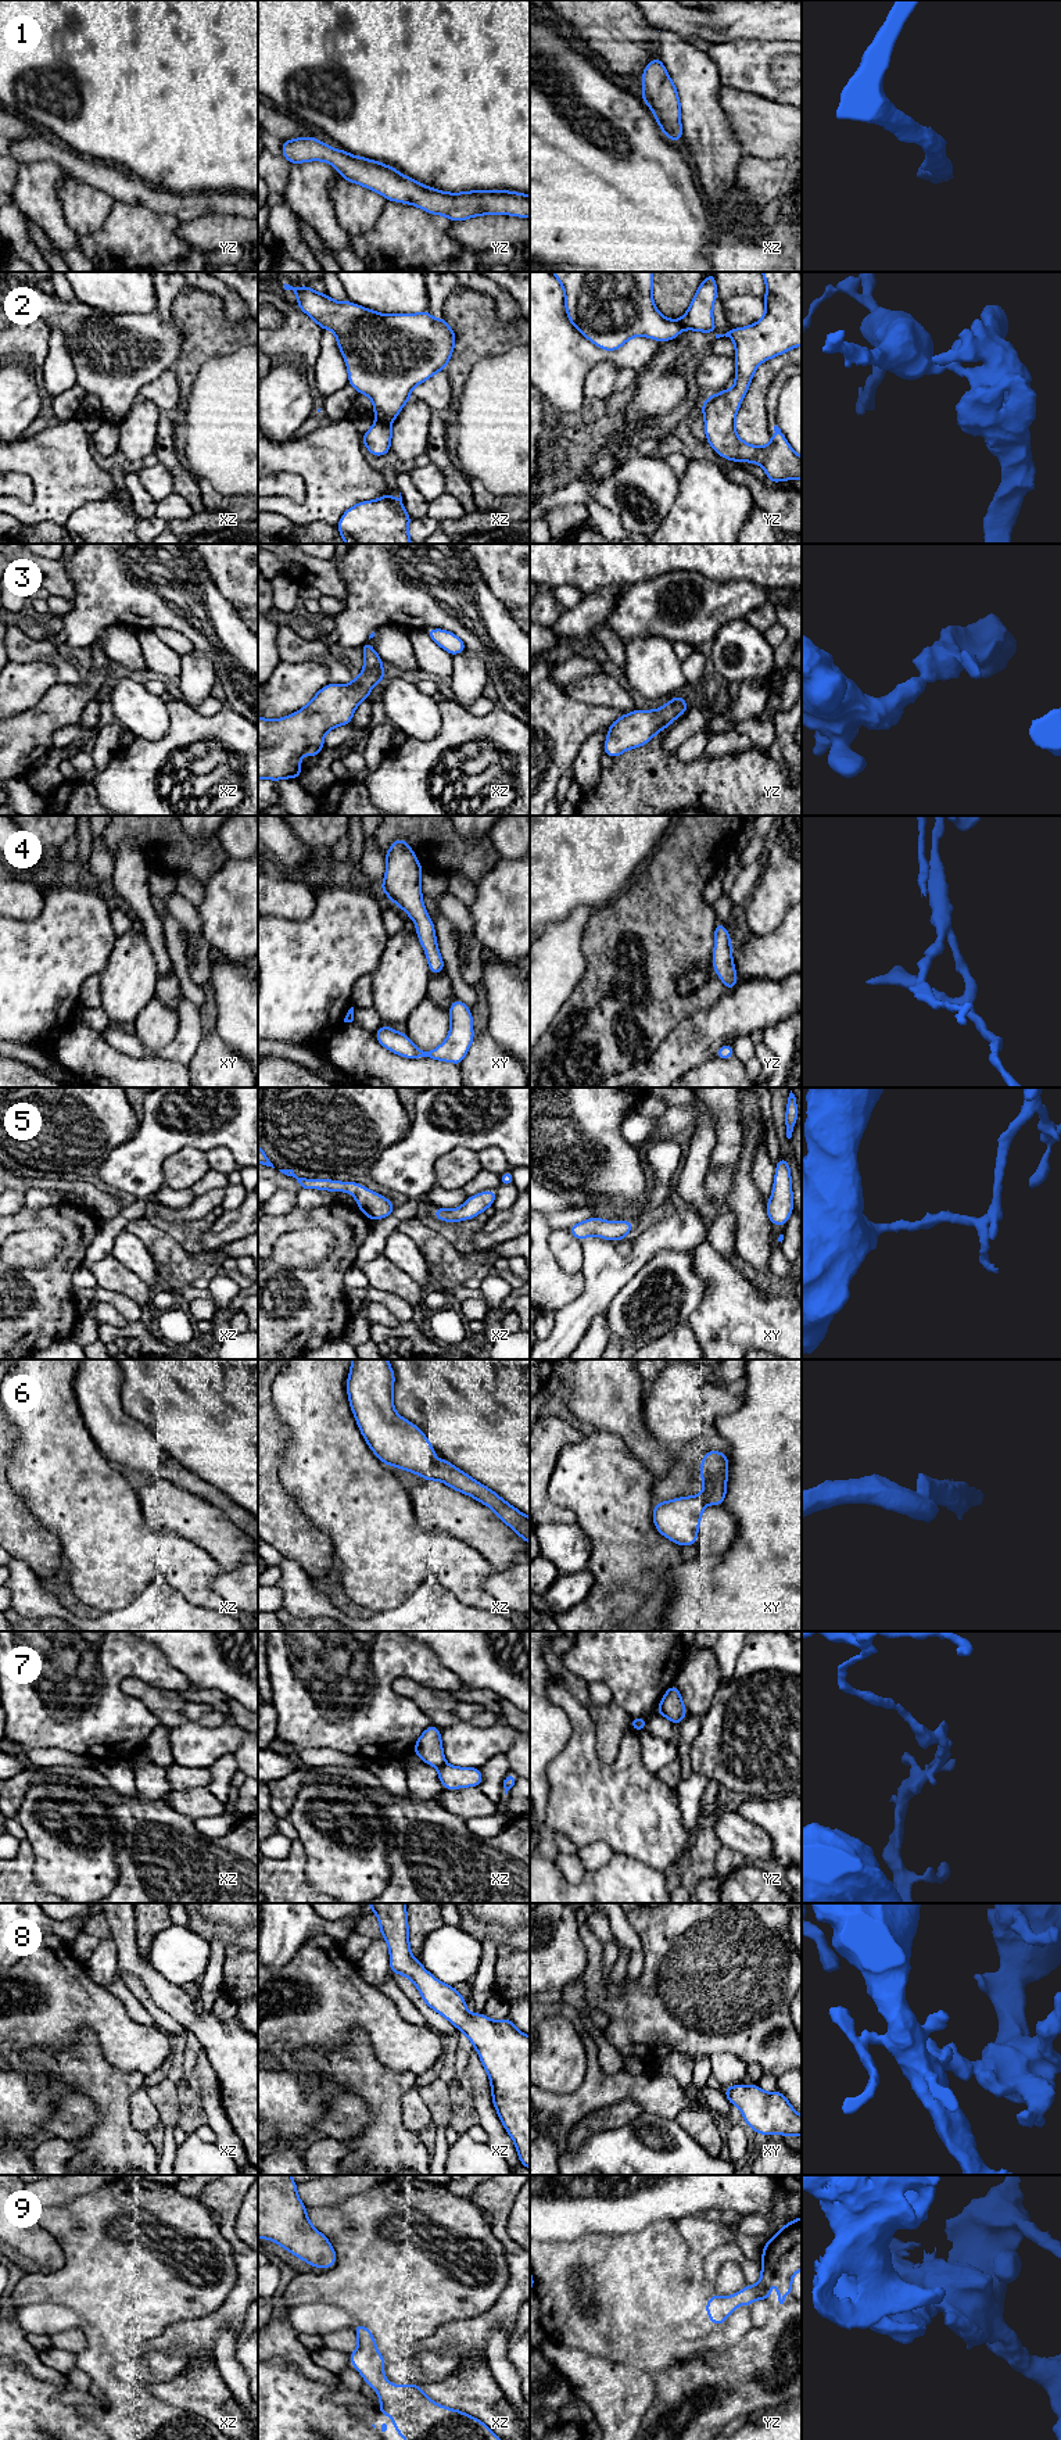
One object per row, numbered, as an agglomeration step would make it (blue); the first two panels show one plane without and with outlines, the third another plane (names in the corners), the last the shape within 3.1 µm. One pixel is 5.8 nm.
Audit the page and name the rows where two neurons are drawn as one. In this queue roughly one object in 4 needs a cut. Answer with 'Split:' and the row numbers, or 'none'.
Split: 2, 6, 7

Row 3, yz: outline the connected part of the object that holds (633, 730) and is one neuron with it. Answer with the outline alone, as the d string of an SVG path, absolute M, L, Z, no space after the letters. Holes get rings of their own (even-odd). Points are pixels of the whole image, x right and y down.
M677 695L657 710L626 713L609 725L603 753L612 759L631 748L646 745L660 730L668 728L675 717L685 714L688 705Z

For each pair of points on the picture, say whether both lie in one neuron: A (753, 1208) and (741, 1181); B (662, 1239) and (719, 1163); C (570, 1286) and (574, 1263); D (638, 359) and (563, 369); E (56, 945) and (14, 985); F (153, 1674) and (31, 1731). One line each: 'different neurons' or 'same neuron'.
A: same neuron
B: different neurons
C: different neurons
D: same neuron
E: same neuron
F: same neuron

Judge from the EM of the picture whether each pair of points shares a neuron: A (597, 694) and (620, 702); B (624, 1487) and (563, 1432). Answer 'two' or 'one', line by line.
A: one
B: two

